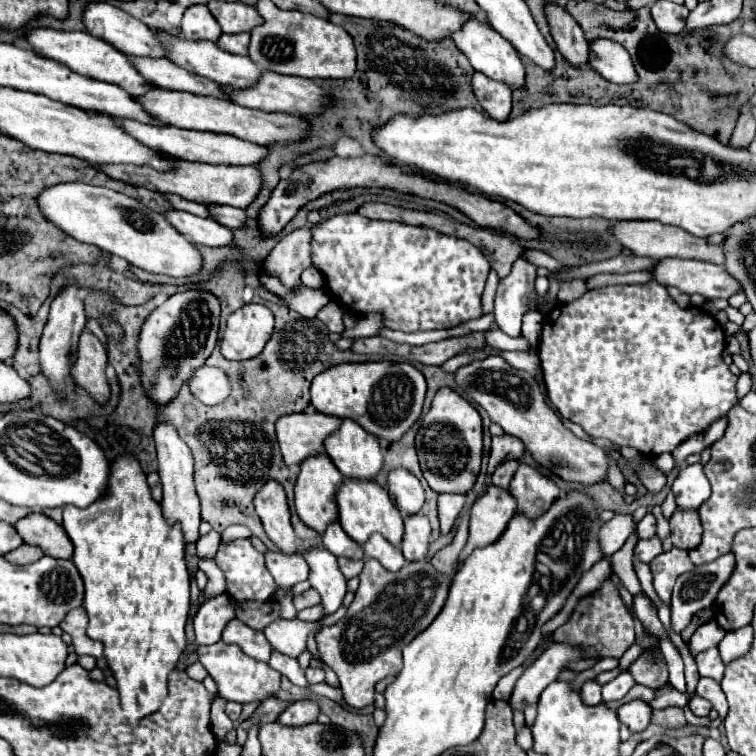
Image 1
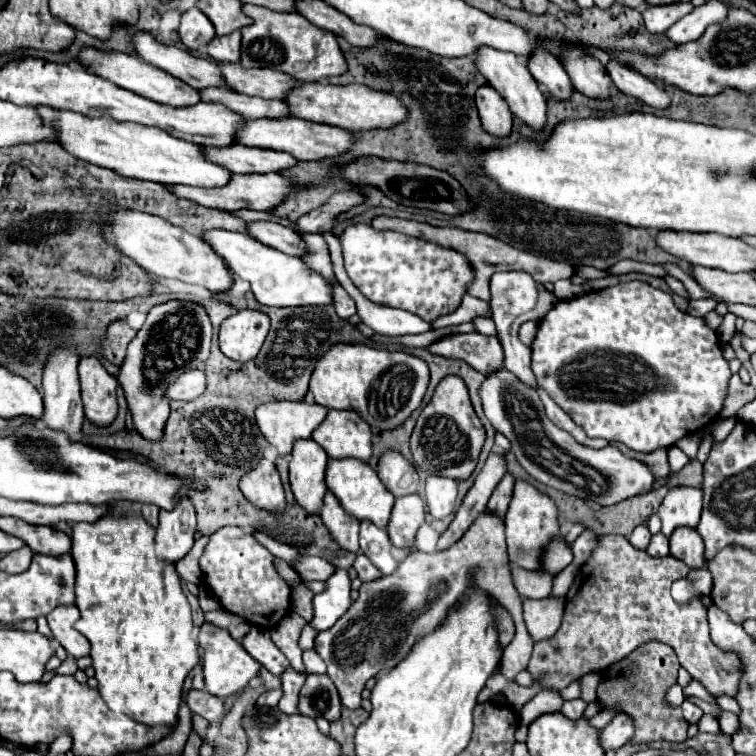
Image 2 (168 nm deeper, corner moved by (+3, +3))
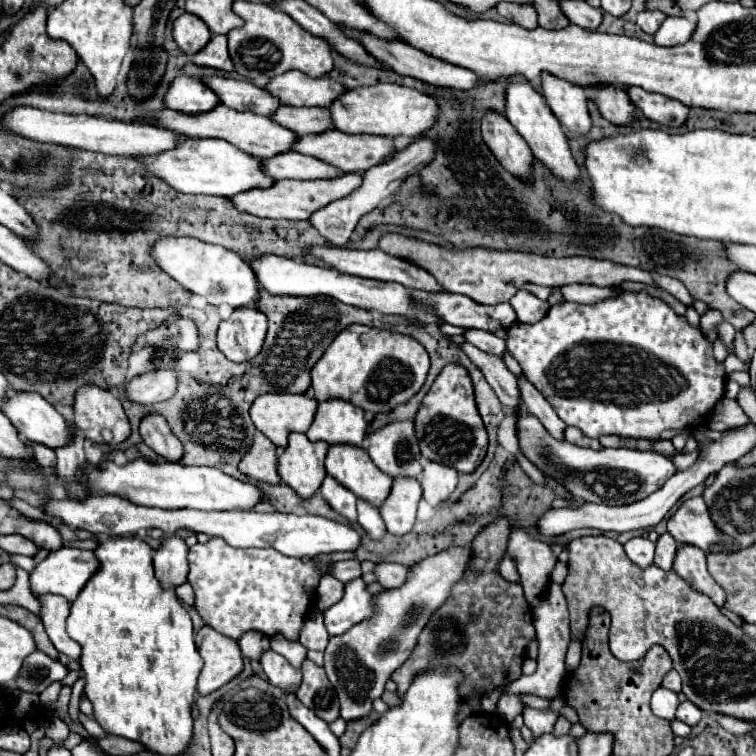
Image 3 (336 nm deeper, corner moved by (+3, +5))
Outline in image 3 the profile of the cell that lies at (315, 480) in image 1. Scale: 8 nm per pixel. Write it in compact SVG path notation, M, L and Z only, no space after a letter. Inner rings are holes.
M290 434L288 446L278 458L280 478L300 496L312 498L326 478L326 442L310 442L304 434Z

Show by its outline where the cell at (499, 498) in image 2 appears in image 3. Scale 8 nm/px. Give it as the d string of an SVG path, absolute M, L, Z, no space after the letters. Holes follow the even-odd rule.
M504 516L494 518L478 532L472 542L472 562L466 570L464 582L458 582L458 586L452 588L452 596L434 612L410 658L390 676L400 694L406 690L416 672L422 672L434 664L454 664L464 670L466 682L462 684L462 698L472 690L486 694L520 678L526 646L536 632L532 608L526 602L522 586L504 580L498 572L506 552L508 534L510 522Z

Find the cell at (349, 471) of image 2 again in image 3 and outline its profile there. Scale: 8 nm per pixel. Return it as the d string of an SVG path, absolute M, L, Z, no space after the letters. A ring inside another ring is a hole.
M350 444L329 447L326 472L336 482L352 490L356 498L370 502L372 506L380 506L392 490L392 478L382 474L374 462L370 462L370 456L364 448Z

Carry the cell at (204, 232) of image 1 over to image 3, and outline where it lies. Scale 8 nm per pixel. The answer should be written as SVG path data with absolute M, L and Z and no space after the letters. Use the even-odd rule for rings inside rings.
M262 254L252 260L248 260L250 268L256 274L258 284L272 296L332 296L344 304L352 304L366 310L378 310L380 314L400 314L412 320L418 320L420 324L440 324L442 320L430 318L430 314L414 314L410 310L410 292L406 286L398 282L382 282L382 280L370 280L360 276L342 274L334 268L320 268L314 264L308 264L304 258L288 258L278 254Z

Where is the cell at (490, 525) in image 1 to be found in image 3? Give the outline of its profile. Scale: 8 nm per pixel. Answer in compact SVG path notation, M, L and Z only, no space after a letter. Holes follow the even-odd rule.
M450 546L408 566L404 586L374 594L374 612L370 618L354 624L340 636L330 636L324 650L324 670L338 692L340 716L344 720L362 718L372 710L372 700L382 696L390 674L408 660L426 622L450 598L452 588L464 578L470 560L470 546Z

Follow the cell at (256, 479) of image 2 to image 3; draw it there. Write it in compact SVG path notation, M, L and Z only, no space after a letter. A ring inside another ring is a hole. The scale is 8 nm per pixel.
M256 432L254 444L250 452L242 458L240 462L240 472L246 474L252 480L258 482L268 482L268 484L280 484L278 476L278 456L276 456L276 446L260 432Z

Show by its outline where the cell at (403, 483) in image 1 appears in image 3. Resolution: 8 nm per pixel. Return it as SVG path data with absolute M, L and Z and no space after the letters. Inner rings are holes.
M412 420L394 422L378 432L368 434L364 450L370 454L372 462L392 478L420 478L422 474L420 450Z

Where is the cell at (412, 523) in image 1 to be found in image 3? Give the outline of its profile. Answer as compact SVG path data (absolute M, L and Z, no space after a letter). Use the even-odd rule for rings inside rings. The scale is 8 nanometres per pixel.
M394 478L392 492L380 508L382 520L390 534L404 536L412 530L420 498L422 498L422 488L420 488L418 480Z

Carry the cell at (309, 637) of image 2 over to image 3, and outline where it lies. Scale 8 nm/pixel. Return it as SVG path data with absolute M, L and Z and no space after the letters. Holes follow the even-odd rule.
M310 612L306 616L306 622L300 630L300 636L298 636L298 642L308 648L308 650L324 650L326 648L326 642L328 642L328 632L324 628L324 622L322 622L322 614L320 612Z

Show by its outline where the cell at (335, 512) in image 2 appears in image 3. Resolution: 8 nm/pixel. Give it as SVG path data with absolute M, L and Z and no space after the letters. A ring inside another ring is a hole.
M326 476L326 480L320 486L320 494L330 504L330 508L334 512L338 512L340 516L344 516L350 522L358 520L358 514L356 514L356 496L350 490L346 490L344 486L340 486L334 478Z

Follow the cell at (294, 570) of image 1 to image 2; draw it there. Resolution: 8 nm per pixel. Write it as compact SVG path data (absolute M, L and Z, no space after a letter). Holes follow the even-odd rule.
M302 556L296 564L294 570L300 574L302 580L328 580L334 572L336 566L330 564L326 558L318 558L318 556Z

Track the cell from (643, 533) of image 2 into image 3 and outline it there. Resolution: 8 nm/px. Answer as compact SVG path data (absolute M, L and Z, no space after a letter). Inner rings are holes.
M636 536L636 538L632 538L632 540L628 540L628 542L624 544L624 550L626 550L628 558L630 558L634 564L638 564L638 566L642 566L642 568L646 568L646 566L652 564L654 544L652 544L648 538Z

